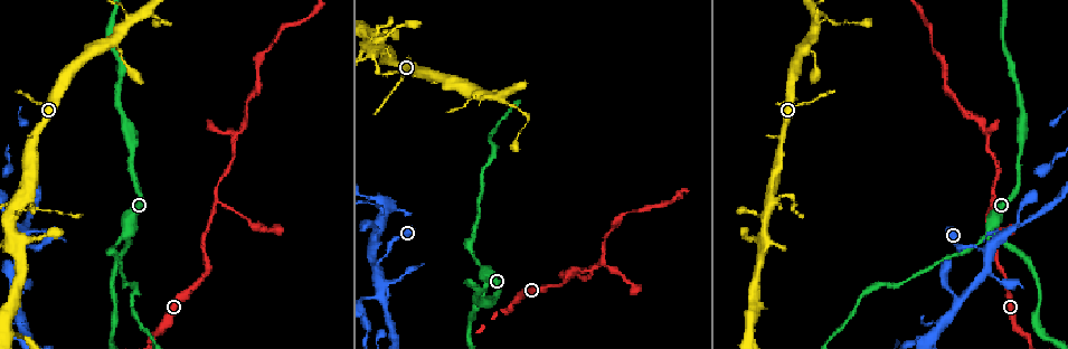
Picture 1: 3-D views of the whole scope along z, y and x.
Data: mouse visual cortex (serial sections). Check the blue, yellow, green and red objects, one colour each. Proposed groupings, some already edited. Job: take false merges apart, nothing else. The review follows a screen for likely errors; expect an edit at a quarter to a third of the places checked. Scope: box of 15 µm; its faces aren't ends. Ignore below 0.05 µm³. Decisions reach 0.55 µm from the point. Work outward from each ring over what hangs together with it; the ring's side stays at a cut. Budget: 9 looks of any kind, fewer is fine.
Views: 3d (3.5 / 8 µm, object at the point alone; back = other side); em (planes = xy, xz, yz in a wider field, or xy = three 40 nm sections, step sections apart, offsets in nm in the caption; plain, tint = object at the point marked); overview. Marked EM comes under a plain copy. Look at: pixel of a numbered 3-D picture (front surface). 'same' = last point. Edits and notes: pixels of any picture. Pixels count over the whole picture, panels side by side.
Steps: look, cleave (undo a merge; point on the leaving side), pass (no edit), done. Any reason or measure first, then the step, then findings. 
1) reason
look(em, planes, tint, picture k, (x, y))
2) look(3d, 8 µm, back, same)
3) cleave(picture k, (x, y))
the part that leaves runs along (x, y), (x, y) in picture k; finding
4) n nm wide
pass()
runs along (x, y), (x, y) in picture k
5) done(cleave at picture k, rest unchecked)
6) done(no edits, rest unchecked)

thin arm on a thick one
look(3d, 3.5 µm, picture 1, (126, 235))

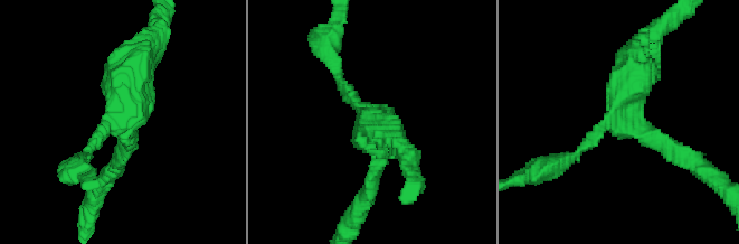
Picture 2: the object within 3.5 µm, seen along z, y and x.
cleave(picture 2, (672, 157))
the part that leaves runs along (644, 131), (722, 182) in picture 2; a second cell is stuck on

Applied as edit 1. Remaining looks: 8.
look(overview)

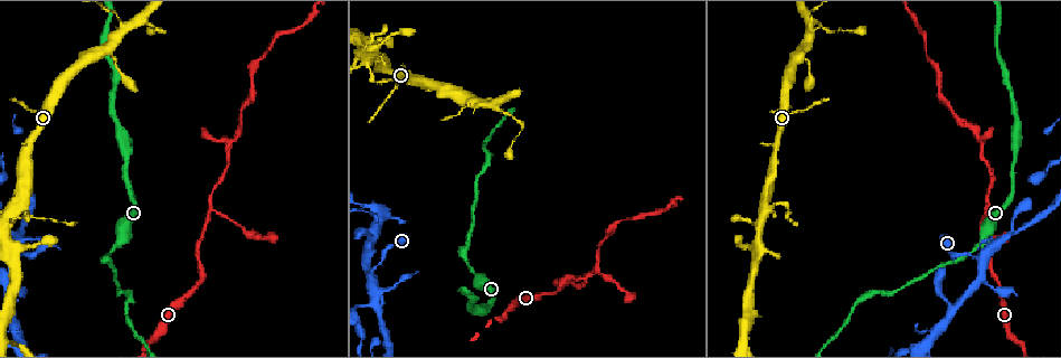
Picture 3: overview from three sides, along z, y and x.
sharp bend
look(3d, 3.5 µm, back, picture 3, (1007, 236))

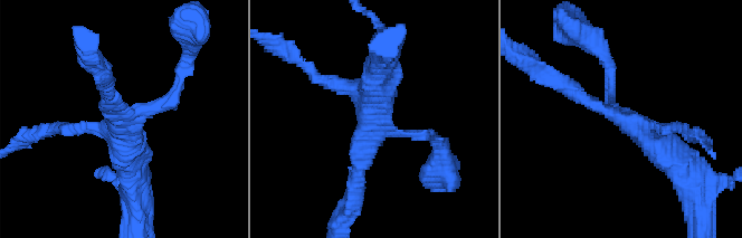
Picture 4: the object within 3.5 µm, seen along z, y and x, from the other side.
3 arms; arms of 150, 200, 400 nm
look(em, xy, step 5, tint, picture 4, (370, 127))

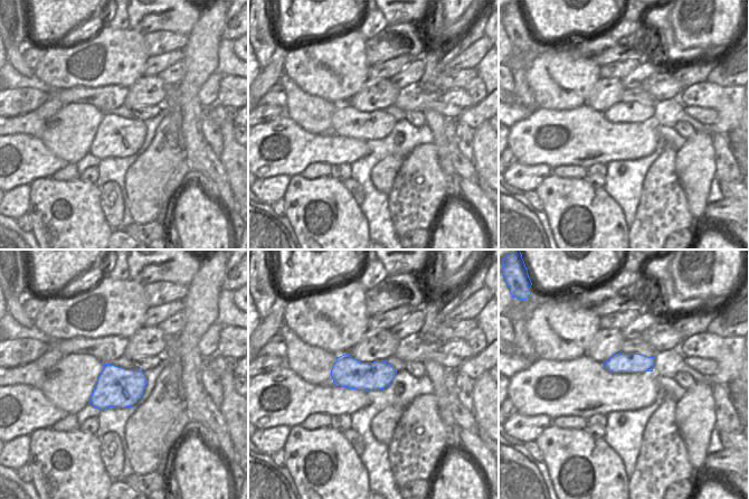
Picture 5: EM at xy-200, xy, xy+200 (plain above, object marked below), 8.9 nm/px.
pass()
runs along (676, 164), (634, 123), (559, 86) in picture 4; one cell here

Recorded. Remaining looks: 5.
side arm on a straight run
look(3d, 3.5 µm, picture 3, (208, 211))

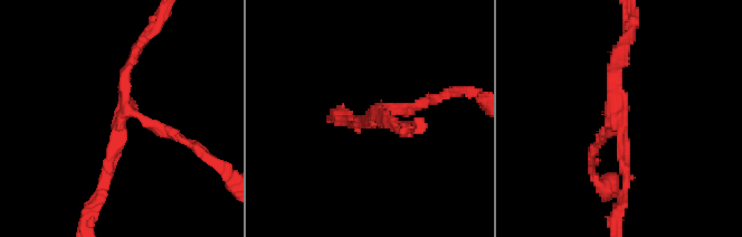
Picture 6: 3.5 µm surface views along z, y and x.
3 arms; arms of 150, 150, 150 nm
look(em, xy, step 5, tint, picture 6, (619, 114))

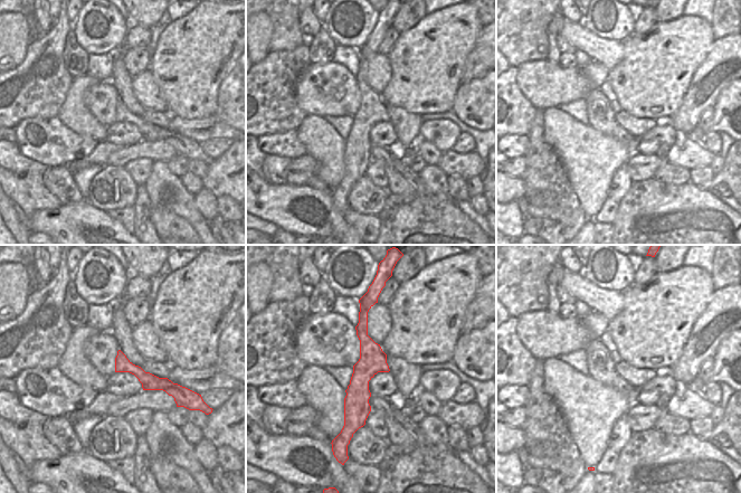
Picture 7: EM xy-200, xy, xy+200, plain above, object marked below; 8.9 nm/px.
pass()
runs along (104, 181), (139, 47) in picture 6; continuous, no second cell

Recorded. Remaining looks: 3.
thick turns thin
look(3d, 3.5 µm, picture 3, (14, 341))

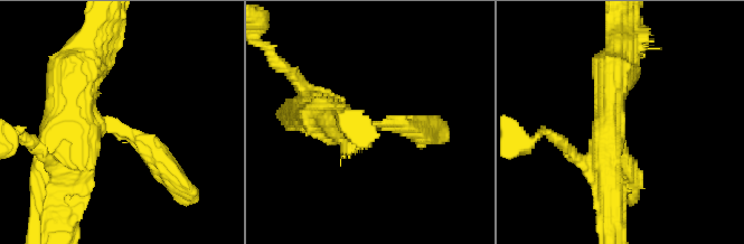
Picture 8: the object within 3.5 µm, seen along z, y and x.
arms of 300, 400 nm
look(em, xy, step 5, tint, picture 8, (375, 121))

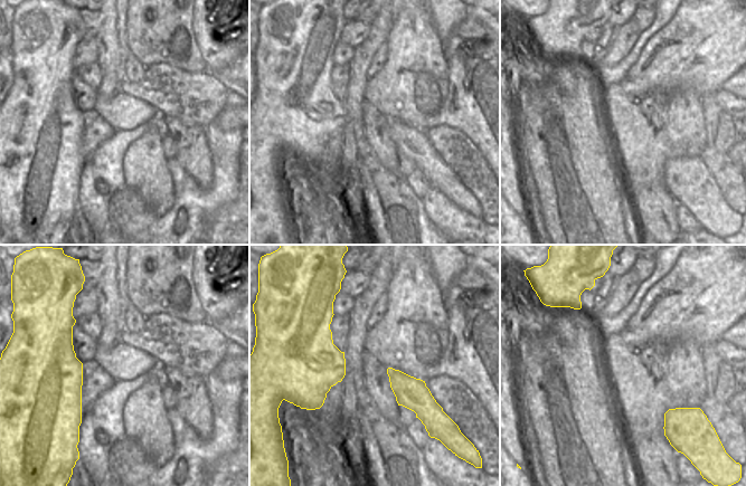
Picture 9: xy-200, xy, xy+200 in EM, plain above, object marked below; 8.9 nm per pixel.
pass()
runs along (76, 87), (90, 125), (128, 129), (182, 170) in picture 8; all the same cell

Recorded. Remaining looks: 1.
done(cleave at picture 2, rest unchecked)

